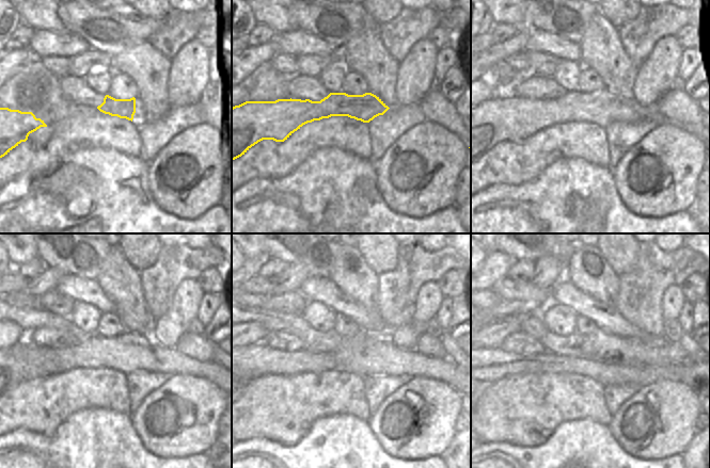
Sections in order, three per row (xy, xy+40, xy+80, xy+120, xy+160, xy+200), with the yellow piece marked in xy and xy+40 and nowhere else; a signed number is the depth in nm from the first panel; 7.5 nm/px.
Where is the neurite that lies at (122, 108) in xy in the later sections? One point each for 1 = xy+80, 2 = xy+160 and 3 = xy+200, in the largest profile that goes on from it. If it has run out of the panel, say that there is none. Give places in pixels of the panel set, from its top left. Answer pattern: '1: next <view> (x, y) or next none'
1: next xy+80 (515, 119)
2: next xy+160 (380, 356)
3: next xy+200 (662, 371)

